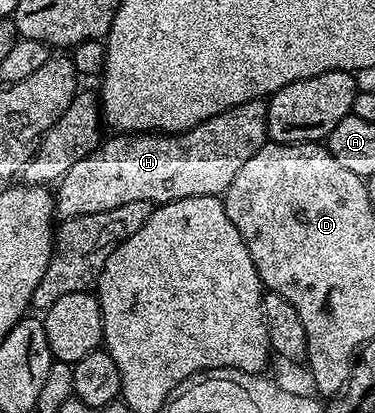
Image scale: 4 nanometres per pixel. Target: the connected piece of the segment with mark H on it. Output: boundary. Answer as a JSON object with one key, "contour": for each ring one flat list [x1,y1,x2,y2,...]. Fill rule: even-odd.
{"contour":[[256,98,247,104,232,106,227,108,227,112,219,112,219,116,211,116,181,134,121,132,109,137,86,158,79,160,79,164,73,165,61,181,56,183,55,214,58,219,87,216,91,212,107,212,111,208,119,208,119,204,131,204,135,200,160,204,191,196,224,195,231,180,235,180,239,168,243,168,243,164,247,164,247,160,251,160,251,156,255,156,255,152,266,145,269,138,267,105,262,99]]}

